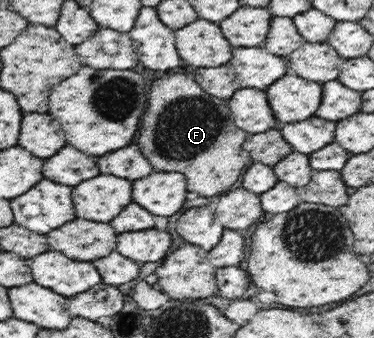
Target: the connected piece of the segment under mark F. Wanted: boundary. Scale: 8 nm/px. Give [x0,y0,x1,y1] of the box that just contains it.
[136,73,251,197]

